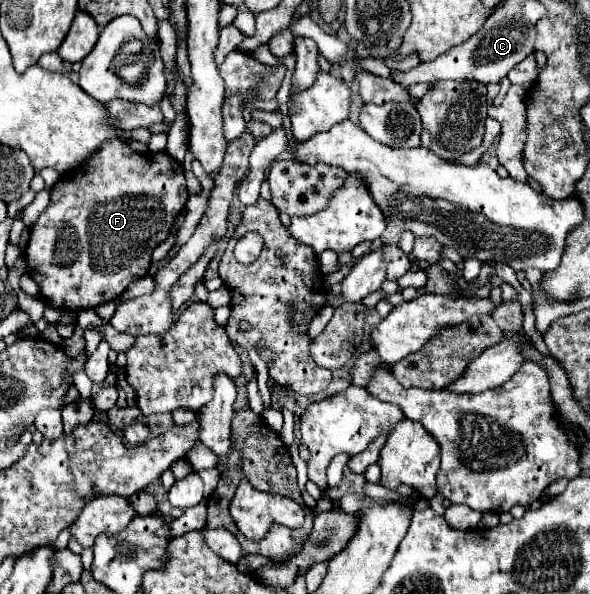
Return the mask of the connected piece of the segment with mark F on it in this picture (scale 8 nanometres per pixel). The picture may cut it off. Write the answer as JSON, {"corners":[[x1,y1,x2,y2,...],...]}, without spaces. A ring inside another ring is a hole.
{"corners":[[123,140,105,142,93,158,53,186,51,204,31,228,25,260,27,272,33,274,33,280,39,284,43,300,55,308,83,310,121,296,133,280,147,274,151,252,169,236,171,224,183,212,187,198,185,170,179,162,173,162,167,152,139,154]]}

